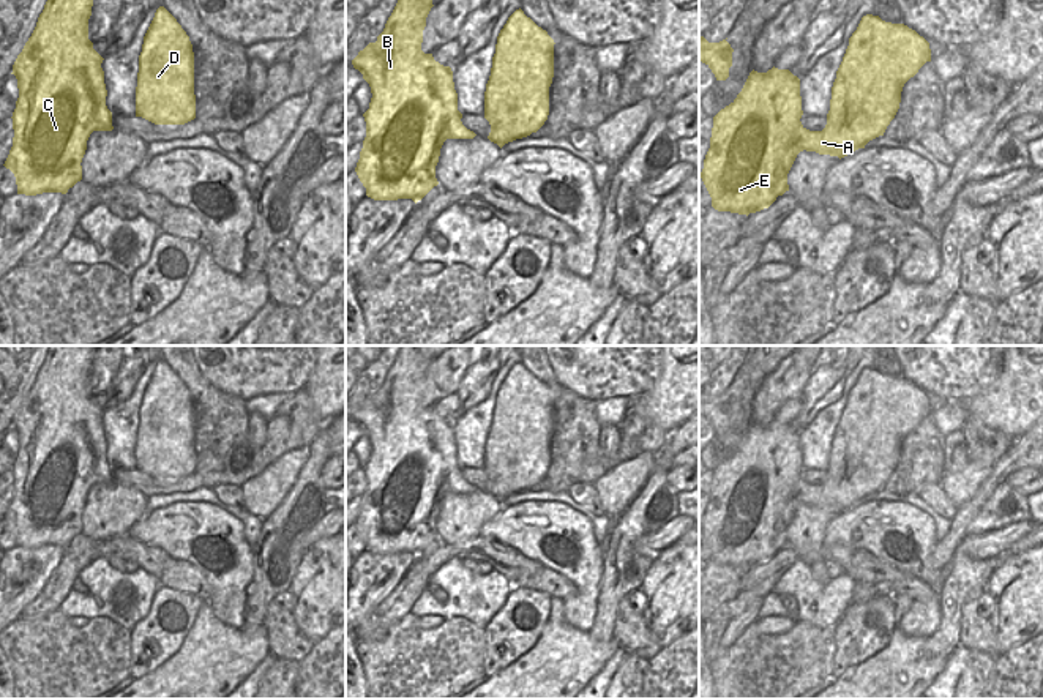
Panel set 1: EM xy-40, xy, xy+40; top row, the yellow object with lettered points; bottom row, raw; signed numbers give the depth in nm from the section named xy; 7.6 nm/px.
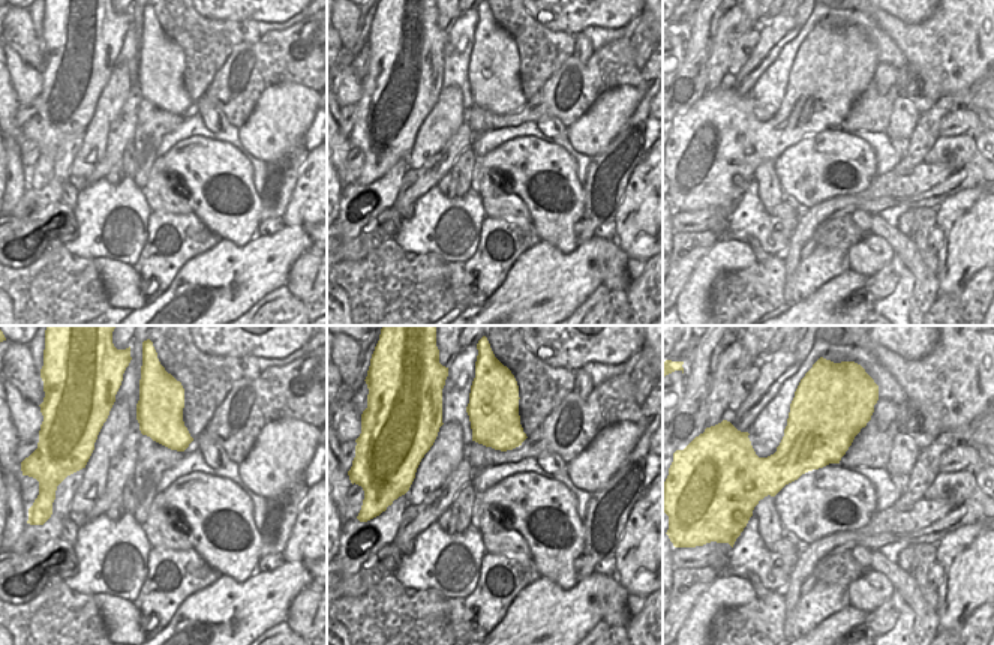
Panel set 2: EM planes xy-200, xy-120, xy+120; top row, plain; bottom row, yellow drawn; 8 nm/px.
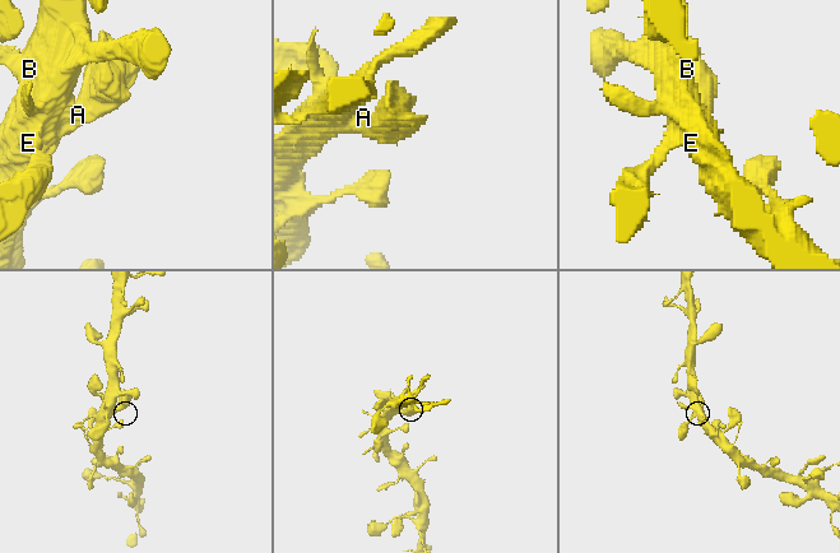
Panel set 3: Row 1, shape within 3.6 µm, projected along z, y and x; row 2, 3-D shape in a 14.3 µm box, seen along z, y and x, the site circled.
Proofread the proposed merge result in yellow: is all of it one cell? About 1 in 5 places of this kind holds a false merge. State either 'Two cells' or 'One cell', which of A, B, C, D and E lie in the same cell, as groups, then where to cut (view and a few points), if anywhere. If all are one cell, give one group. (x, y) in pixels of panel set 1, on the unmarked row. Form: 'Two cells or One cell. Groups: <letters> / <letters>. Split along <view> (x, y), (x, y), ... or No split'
One cell. Groups: A B C D E. No split.

